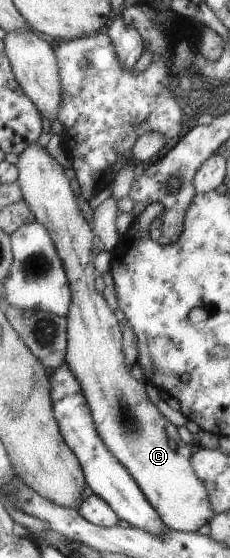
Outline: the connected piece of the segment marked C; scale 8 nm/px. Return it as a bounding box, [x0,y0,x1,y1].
[16,143,214,531]

